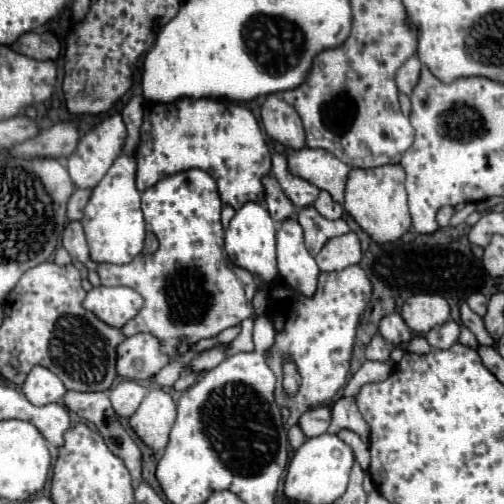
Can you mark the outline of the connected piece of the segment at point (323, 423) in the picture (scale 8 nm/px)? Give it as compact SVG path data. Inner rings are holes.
M315 406L313 410L307 410L299 418L297 424L303 430L305 438L313 438L313 436L325 434L329 422L331 422L331 408L329 406Z

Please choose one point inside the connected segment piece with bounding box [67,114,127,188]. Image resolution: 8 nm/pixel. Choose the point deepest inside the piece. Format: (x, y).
(96, 151)

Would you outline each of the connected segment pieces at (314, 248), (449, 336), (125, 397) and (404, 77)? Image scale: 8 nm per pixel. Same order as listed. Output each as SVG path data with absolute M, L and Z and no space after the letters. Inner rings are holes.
M313 206L301 208L297 214L297 220L301 222L305 232L305 246L313 256L319 254L319 250L329 238L349 232L349 226L345 220L327 220Z
M449 320L443 326L437 326L431 332L427 332L425 338L433 348L449 348L459 338L459 324L455 320Z
M123 380L115 388L109 390L109 398L111 398L113 410L117 410L119 416L129 418L135 414L135 410L139 408L147 392L149 392L149 386L143 386L133 380Z
M411 56L397 72L397 86L399 92L403 94L411 94L411 90L415 88L417 80L419 80L419 72L421 72L421 62L417 56Z

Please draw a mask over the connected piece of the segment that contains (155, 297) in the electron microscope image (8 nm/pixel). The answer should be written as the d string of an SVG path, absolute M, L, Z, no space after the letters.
M191 168L183 170L171 176L161 178L155 186L147 188L141 194L141 208L145 214L145 226L149 232L153 232L159 240L159 248L155 254L139 254L133 258L129 264L99 264L97 272L101 278L103 286L129 286L137 290L143 296L143 310L137 312L123 328L121 332L125 336L133 336L139 332L149 332L161 342L161 352L169 356L169 360L177 362L191 362L197 358L201 352L199 350L185 350L179 352L181 342L185 340L187 344L195 346L203 338L215 338L219 336L225 328L239 326L245 318L253 314L253 304L251 298L255 294L255 280L253 274L247 272L245 268L235 268L229 258L225 256L223 250L223 224L221 224L221 200L217 194L217 184L211 178L209 172Z

